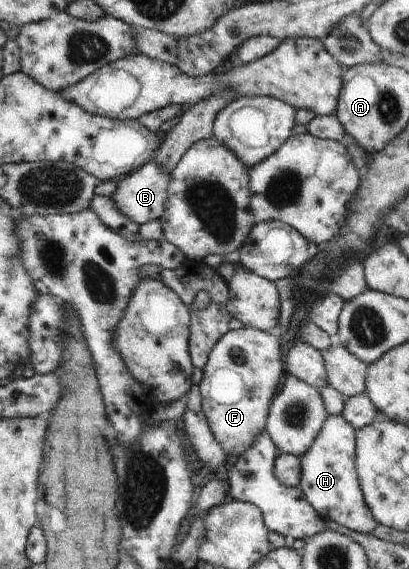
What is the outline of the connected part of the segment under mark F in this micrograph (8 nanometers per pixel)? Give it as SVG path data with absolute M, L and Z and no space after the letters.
M255 328L227 332L205 359L200 387L201 403L209 429L226 455L237 459L248 452L266 428L275 389L283 375L281 344L277 336Z

